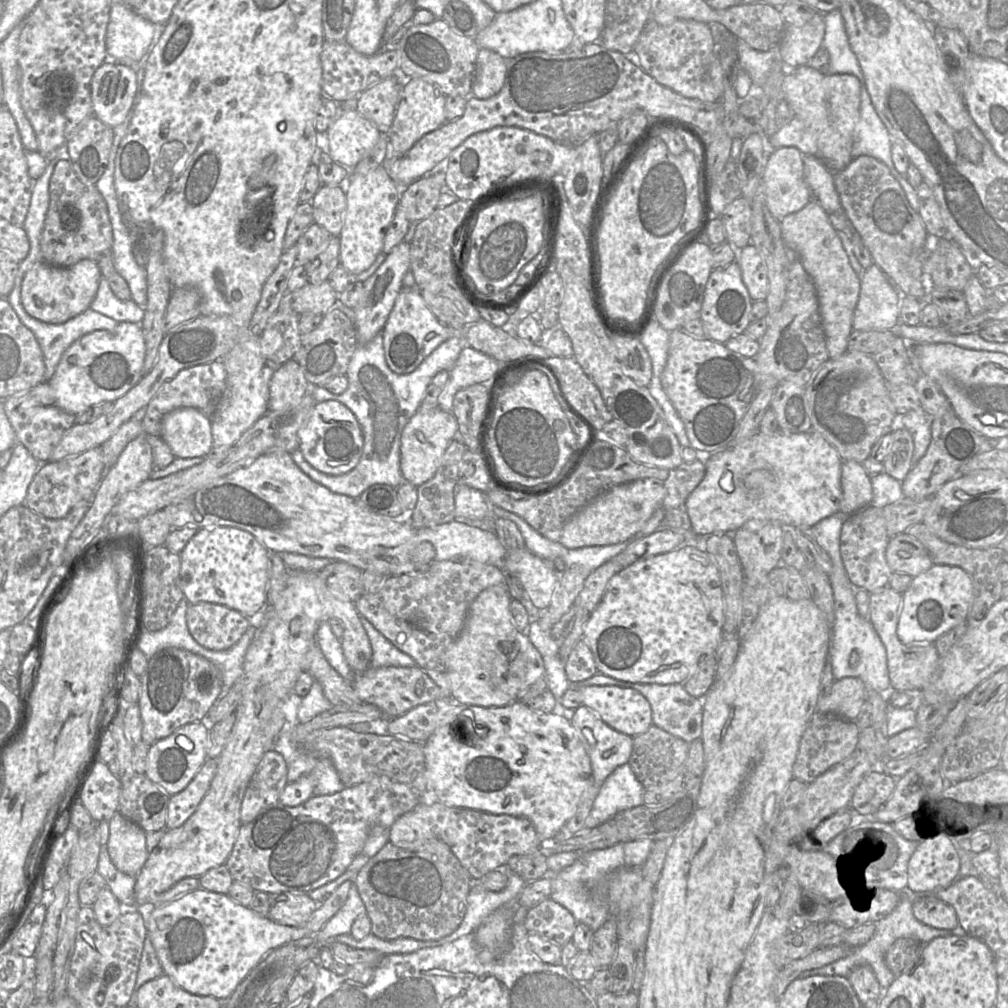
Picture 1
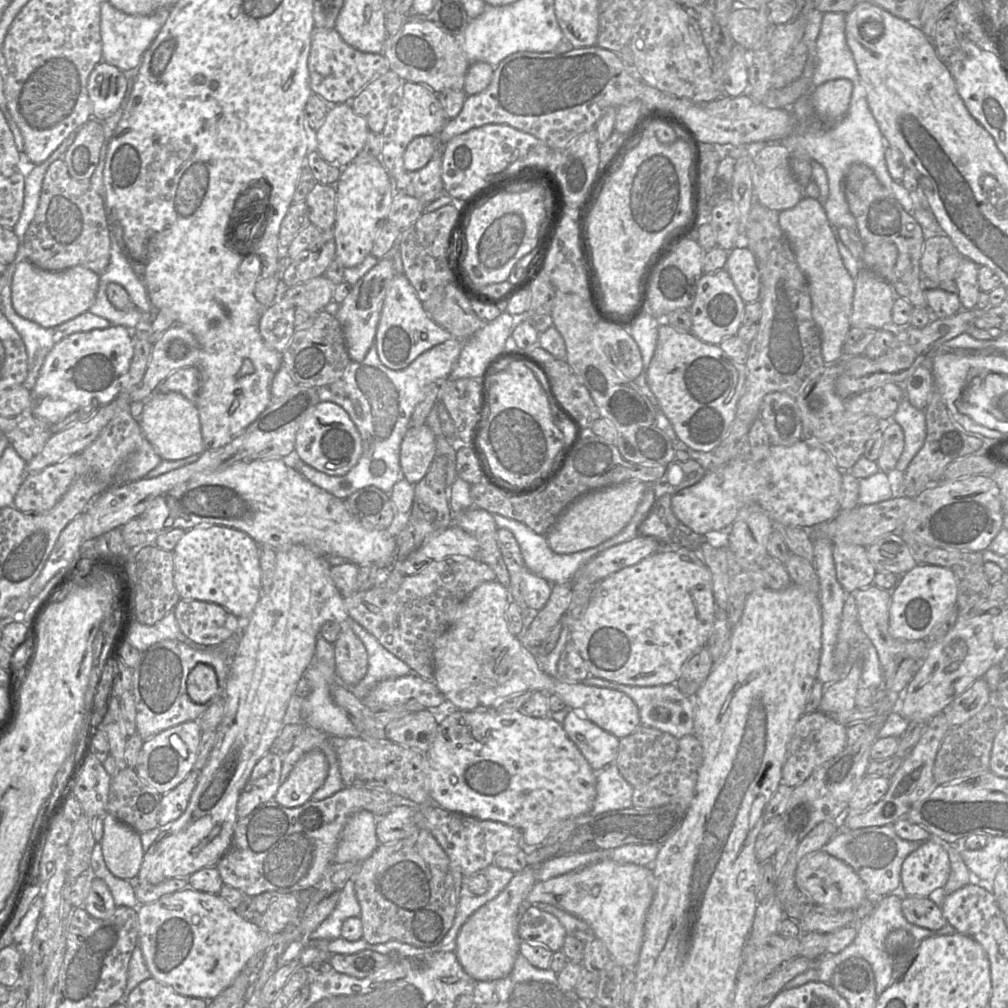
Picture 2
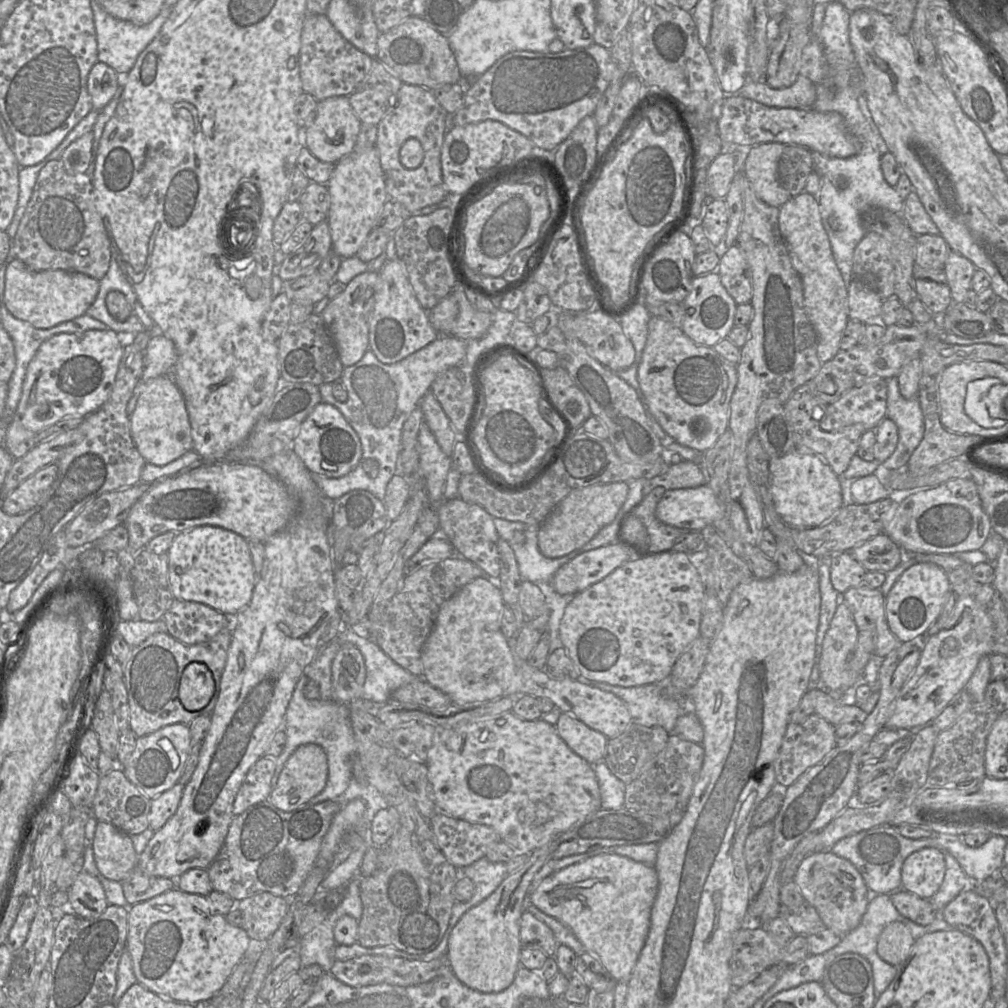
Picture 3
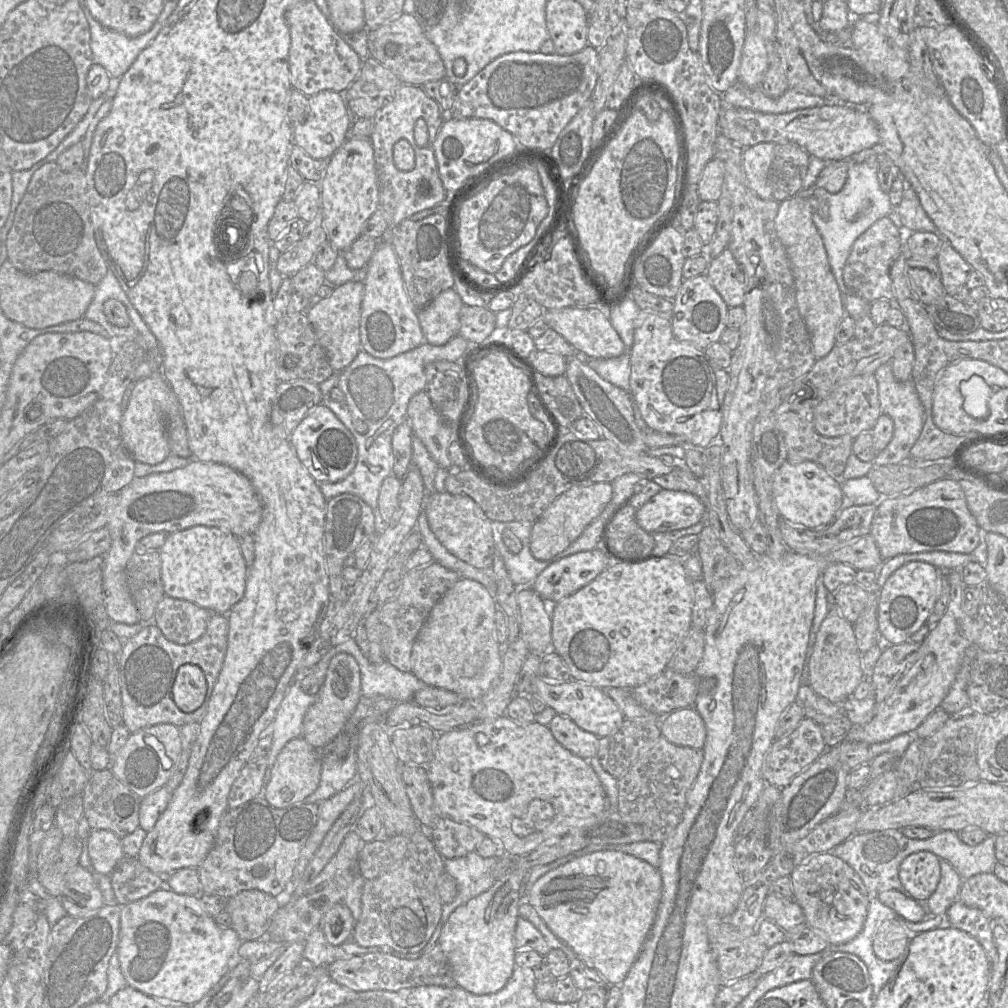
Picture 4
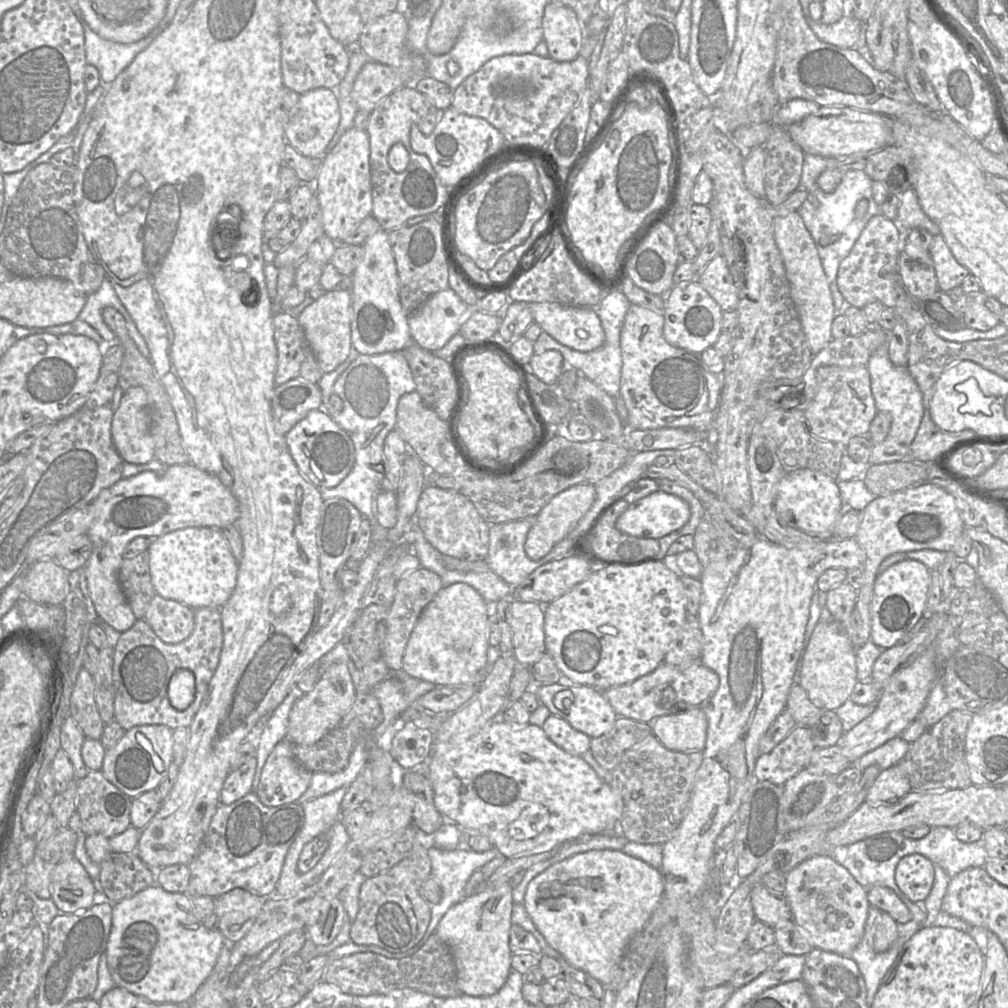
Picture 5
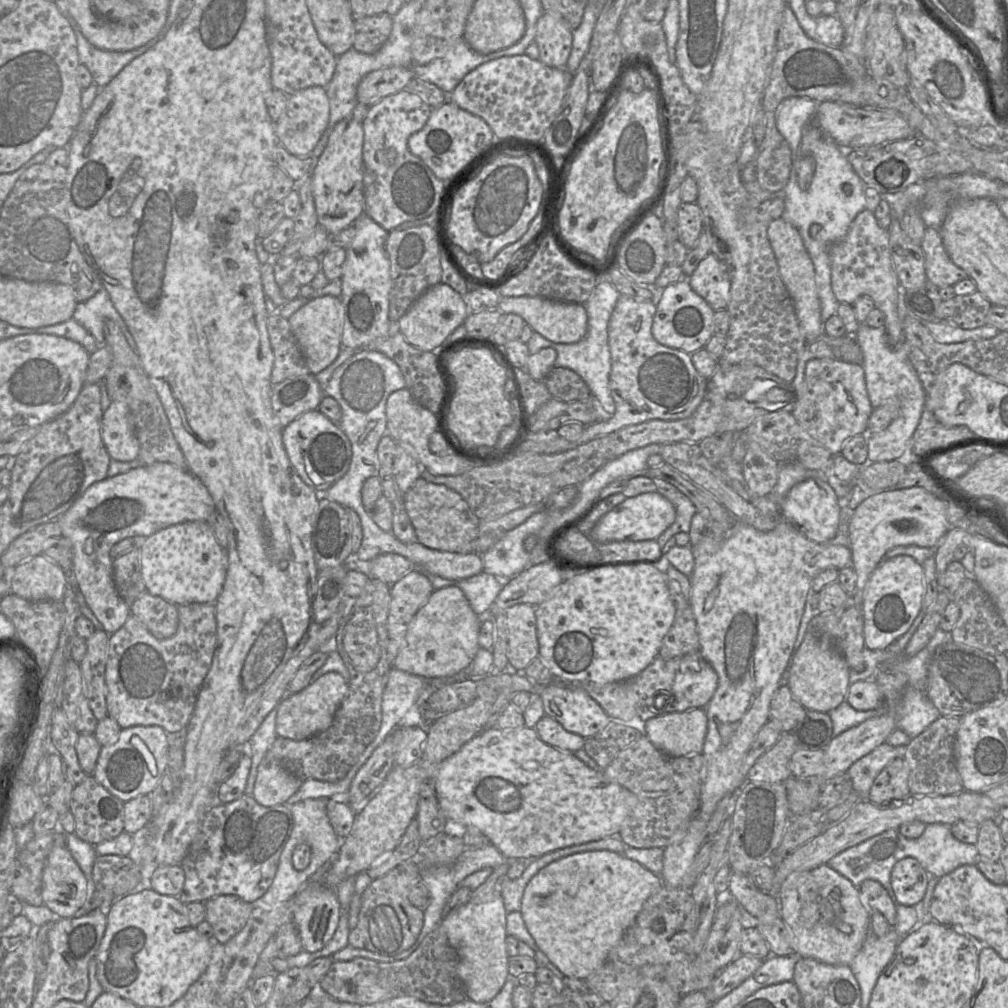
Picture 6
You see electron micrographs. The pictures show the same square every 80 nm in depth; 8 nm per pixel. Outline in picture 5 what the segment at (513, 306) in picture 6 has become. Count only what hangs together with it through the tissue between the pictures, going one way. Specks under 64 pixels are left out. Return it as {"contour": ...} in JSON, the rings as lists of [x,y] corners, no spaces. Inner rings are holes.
{"contour":[[[530,302],[528,307],[533,321],[540,326],[543,332],[573,350],[592,351],[602,346],[605,341],[600,319],[593,307],[570,306],[553,302]]]}

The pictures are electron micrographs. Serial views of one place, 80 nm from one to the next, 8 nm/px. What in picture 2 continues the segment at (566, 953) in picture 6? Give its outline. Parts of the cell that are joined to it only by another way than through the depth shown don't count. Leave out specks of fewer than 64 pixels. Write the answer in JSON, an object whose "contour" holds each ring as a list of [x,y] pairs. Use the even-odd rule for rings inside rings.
{"contour":[[[605,859],[545,882],[537,881],[527,895],[526,902],[530,905],[537,903],[553,905],[587,923],[595,938],[601,940],[607,947],[612,960],[626,971],[635,969],[638,963],[647,914],[655,891],[656,881],[652,867],[618,863],[611,859]]]}

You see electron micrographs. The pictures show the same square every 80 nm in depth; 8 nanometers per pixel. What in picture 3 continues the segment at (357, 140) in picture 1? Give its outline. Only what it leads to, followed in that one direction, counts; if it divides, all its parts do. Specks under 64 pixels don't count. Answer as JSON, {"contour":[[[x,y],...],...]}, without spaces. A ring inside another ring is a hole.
{"contour":[[[348,96],[329,97],[318,101],[314,123],[308,128],[300,128],[300,142],[320,161],[336,164],[354,150],[361,124]]]}

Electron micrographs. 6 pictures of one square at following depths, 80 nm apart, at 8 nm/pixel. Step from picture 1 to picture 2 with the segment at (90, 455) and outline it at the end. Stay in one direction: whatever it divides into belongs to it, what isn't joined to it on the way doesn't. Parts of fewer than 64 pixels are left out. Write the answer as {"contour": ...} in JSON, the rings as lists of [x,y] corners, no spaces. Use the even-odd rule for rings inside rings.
{"contour":[[[71,455],[41,471],[27,474],[17,491],[13,506],[24,513],[52,509],[77,474],[78,455]]]}

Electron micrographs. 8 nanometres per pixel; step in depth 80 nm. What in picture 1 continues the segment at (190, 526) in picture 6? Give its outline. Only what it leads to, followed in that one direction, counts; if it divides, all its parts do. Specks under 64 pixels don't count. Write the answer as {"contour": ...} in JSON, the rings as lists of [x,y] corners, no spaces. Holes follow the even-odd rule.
{"contour":[[[225,526],[202,528],[190,539],[179,556],[179,586],[190,604],[208,602],[225,605],[249,619],[257,619],[257,613],[266,606],[269,583],[268,550],[251,533]]]}

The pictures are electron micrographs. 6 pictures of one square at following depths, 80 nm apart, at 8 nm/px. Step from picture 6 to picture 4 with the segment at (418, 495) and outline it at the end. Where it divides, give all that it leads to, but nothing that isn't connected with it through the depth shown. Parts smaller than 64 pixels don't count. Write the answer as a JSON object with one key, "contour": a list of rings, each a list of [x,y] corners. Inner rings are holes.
{"contour":[[[435,491],[426,495],[423,507],[429,527],[438,541],[454,556],[479,569],[491,569],[496,554],[491,520],[469,496]]]}

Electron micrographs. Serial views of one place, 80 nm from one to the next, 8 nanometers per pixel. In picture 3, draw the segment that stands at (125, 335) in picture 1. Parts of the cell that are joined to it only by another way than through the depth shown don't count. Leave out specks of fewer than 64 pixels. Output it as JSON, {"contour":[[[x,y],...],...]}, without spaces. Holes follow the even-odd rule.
{"contour":[[[111,329],[60,333],[44,341],[27,367],[21,397],[1,446],[9,451],[8,442],[22,443],[65,417],[87,416],[100,408],[111,393],[123,352],[124,346]]]}

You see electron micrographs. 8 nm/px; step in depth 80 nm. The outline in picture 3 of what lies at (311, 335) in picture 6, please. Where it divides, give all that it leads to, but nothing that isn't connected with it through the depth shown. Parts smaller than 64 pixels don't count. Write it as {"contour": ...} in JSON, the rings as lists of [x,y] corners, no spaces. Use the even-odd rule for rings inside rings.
{"contour":[[[365,271],[346,284],[345,289],[329,300],[321,317],[335,343],[344,367],[357,363],[369,348],[369,313],[374,305],[378,271]]]}

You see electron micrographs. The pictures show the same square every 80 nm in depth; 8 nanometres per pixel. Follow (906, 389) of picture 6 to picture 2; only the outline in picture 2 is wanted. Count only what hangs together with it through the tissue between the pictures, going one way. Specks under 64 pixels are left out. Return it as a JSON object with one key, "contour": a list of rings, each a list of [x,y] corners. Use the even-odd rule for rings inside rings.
{"contour":[[[903,398],[893,414],[894,422],[899,424],[904,434],[903,452],[895,469],[906,471],[926,438],[926,416],[923,410],[914,407],[907,398]]]}

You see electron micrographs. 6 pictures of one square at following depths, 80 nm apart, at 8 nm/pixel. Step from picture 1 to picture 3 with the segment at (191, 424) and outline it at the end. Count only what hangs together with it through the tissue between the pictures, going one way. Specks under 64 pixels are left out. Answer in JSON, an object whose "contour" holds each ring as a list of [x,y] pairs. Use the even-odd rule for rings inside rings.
{"contour":[[[162,375],[140,381],[136,407],[129,418],[133,442],[146,463],[166,465],[193,450],[185,400],[171,376]]]}

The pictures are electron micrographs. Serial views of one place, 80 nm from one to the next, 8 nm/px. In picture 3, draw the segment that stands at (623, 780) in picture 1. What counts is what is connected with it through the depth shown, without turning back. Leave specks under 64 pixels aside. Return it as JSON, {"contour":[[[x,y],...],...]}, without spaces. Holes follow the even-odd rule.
{"contour":[[[600,761],[592,766],[599,783],[601,809],[619,810],[625,808],[626,784],[610,771],[604,761]]]}

